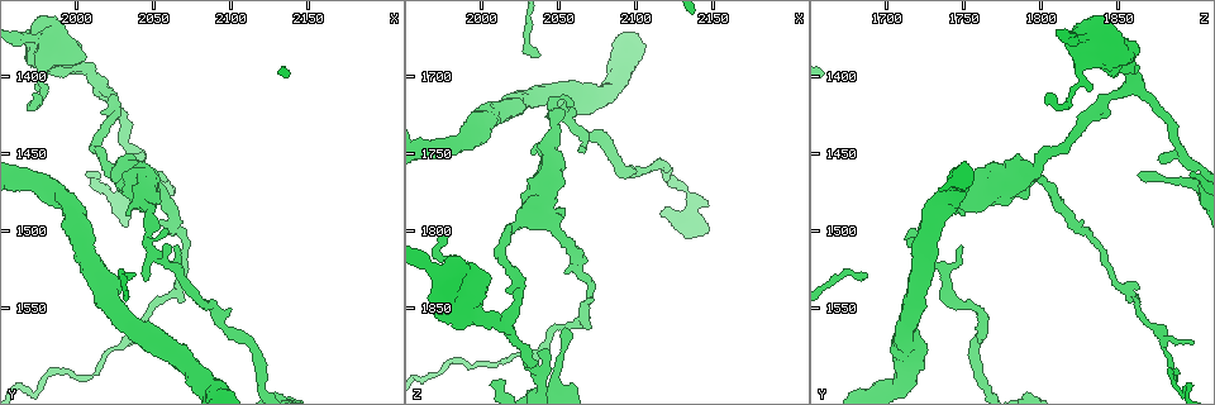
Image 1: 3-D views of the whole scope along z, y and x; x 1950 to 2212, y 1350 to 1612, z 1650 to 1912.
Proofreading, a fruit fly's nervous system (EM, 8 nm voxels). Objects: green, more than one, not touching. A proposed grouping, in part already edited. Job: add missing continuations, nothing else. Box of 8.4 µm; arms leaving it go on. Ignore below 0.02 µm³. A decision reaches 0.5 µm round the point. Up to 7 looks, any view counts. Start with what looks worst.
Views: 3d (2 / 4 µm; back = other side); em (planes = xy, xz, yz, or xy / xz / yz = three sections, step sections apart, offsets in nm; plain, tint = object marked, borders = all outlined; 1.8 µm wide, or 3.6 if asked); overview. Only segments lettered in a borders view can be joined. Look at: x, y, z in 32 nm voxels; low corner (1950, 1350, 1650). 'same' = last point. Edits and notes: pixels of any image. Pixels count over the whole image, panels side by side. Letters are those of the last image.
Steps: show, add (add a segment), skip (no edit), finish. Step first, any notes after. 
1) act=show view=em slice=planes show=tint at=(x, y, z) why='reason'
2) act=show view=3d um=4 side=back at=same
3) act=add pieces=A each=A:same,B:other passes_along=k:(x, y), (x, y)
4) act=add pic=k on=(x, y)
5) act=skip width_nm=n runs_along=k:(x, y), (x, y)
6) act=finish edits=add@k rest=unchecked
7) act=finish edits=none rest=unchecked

act=show view=em slice=planes show=borders at=(2046, 1508, 1718) why='abrupt turn'

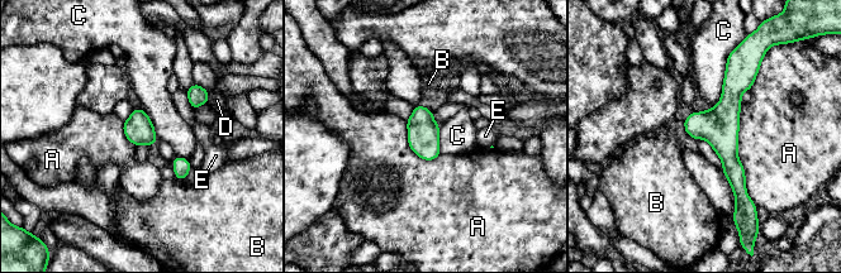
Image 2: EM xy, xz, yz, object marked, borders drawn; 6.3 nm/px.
act=skip width_nm=190 each=A:other,B:other,C:other,D:other,E:other runs_along=2:(736, 61), (727, 153), (739, 201) found='no lettered segment goes on from it'

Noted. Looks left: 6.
act=show view=em slice=xz step=16 show=tint at=(1976, 1418, 1802) why='branch stops here'

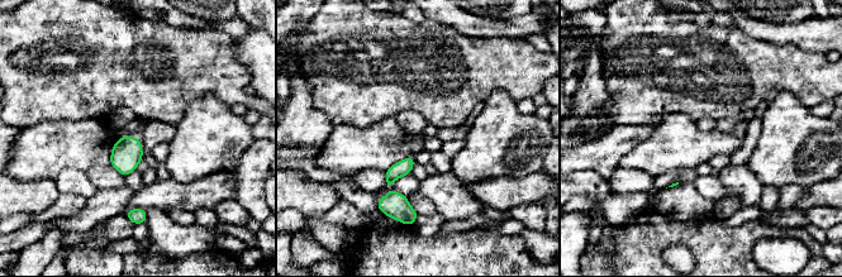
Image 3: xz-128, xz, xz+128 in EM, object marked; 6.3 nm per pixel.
act=show view=em slice=xz step=16 show=borders at=same

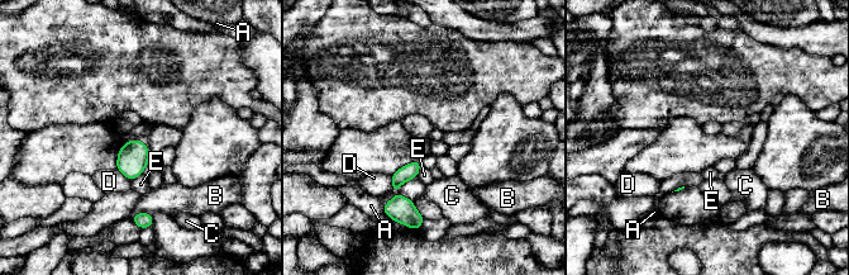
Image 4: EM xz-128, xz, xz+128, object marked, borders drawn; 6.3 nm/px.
act=skip each=A:other,B:other,C:other,D:other,E:other runs_along=4:(416, 164), (395, 185), (390, 207) found='no lettered segment goes on from it'

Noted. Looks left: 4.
act=show view=3d um=4 at=(2006, 1462, 1898) why='branch stops here'

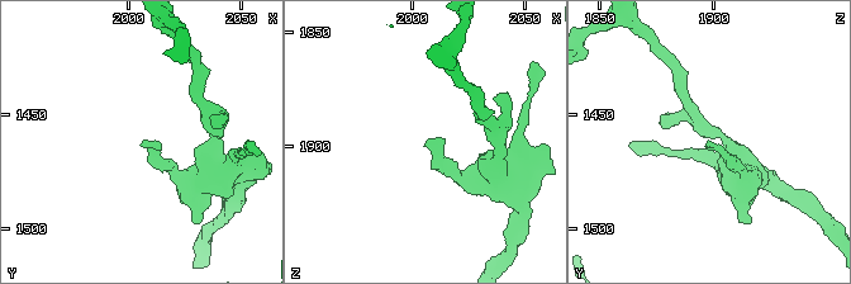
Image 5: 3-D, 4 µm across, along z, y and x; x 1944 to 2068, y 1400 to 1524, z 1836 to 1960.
act=show view=em um=3.6 slice=yz step=4 show=borders at=(2006, 1463, 1899)

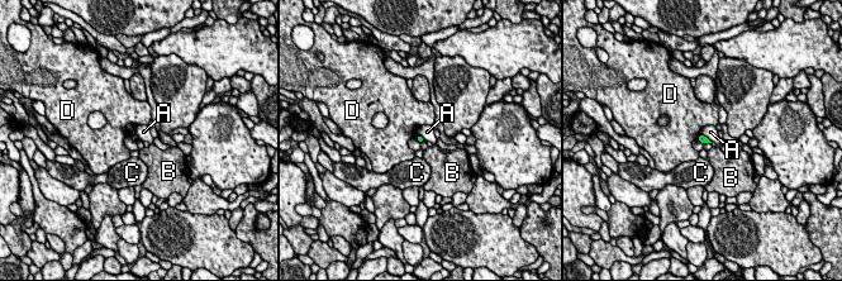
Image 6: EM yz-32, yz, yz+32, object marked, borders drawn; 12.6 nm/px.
act=show view=em um=3.6 slice=planes show=borders at=same why='cut it another way'

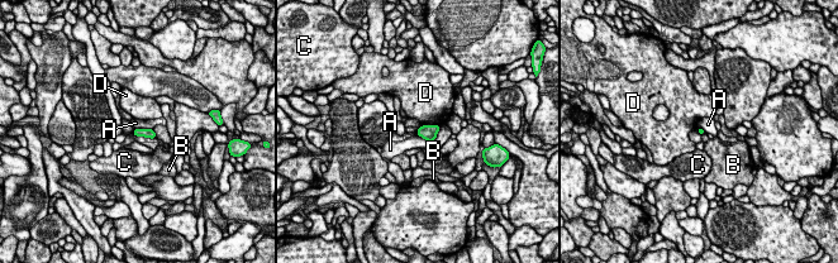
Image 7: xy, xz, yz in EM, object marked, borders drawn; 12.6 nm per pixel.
act=skip each=A:other,B:other,C:other,D:other border=7:(134, 128), (152, 129) found='no lettered segment goes on from it'

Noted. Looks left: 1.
act=finish edits=none rest=unchecked

